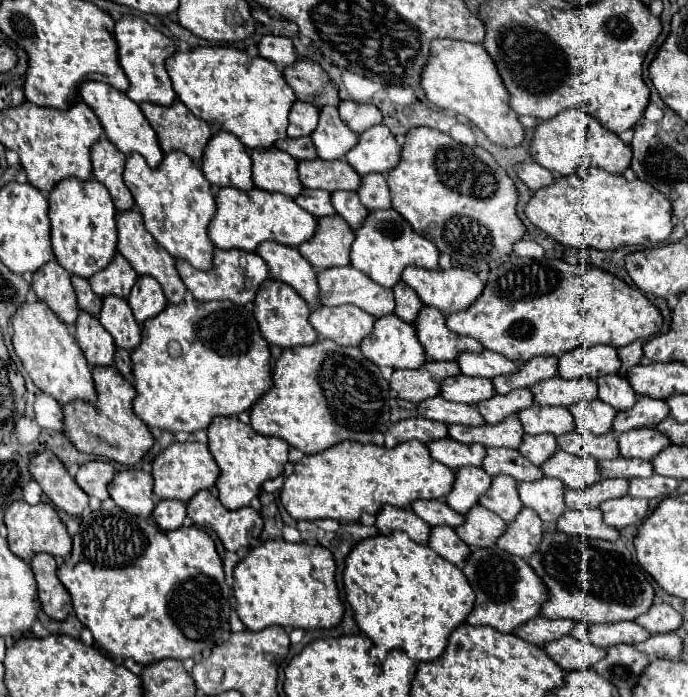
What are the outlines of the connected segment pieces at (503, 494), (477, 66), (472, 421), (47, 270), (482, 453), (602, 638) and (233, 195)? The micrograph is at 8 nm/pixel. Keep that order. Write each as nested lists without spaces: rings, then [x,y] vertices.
[[[511,476],[493,478],[491,492],[487,492],[487,496],[483,496],[481,506],[489,508],[497,516],[501,516],[507,524],[511,524],[523,508],[523,502],[519,500],[517,486],[519,486],[519,482]]]
[[[435,40],[431,44],[431,60],[421,76],[421,86],[427,98],[443,110],[453,110],[455,114],[467,116],[477,128],[481,128],[487,138],[499,146],[513,148],[525,138],[525,130],[517,114],[509,106],[509,92],[497,72],[495,62],[485,52],[483,44],[459,42],[459,40]]]
[[[441,396],[425,400],[417,408],[425,418],[445,422],[445,424],[467,424],[467,426],[483,426],[485,424],[485,420],[477,412],[477,408],[467,406],[467,404],[447,402]]]
[[[51,260],[47,266],[33,274],[31,288],[37,294],[37,300],[43,300],[59,316],[61,322],[65,322],[67,326],[75,324],[79,308],[75,290],[71,286],[71,276],[65,268]]]
[[[451,438],[431,442],[429,452],[435,460],[447,464],[453,470],[459,470],[463,466],[481,466],[487,456],[487,450],[481,444],[461,444]]]
[[[577,622],[573,636],[579,640],[587,640],[599,648],[609,648],[615,644],[639,644],[639,642],[645,642],[651,634],[643,630],[637,622],[631,622],[631,624]]]
[[[221,188],[215,200],[217,212],[209,224],[209,236],[213,244],[221,250],[239,248],[255,252],[255,248],[265,240],[297,248],[299,244],[311,240],[311,236],[315,236],[317,232],[317,220],[307,210],[297,206],[295,200],[283,194],[263,192],[259,188],[253,188],[251,192],[235,192],[233,188]]]

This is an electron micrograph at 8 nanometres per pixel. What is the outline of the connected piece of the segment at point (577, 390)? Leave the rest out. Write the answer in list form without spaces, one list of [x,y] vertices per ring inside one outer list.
[[[547,380],[543,384],[535,384],[531,388],[535,394],[535,402],[541,406],[563,406],[569,408],[571,404],[577,404],[581,400],[597,400],[597,384],[593,380]]]

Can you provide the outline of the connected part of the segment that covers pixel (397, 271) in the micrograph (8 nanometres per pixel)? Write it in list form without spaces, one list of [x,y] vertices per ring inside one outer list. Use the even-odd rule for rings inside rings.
[[[379,210],[369,212],[365,224],[355,230],[357,238],[351,246],[351,266],[365,272],[371,280],[385,288],[393,288],[397,282],[401,282],[401,274],[407,266],[417,266],[425,270],[441,270],[439,268],[439,250],[437,246],[423,238],[421,234],[413,232],[413,228],[407,224],[407,220],[391,210]]]

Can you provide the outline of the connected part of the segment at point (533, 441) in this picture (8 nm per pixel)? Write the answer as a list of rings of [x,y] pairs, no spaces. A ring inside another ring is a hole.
[[[525,434],[523,444],[519,448],[519,452],[529,462],[533,462],[537,466],[547,462],[557,450],[559,450],[559,444],[557,444],[555,436],[551,436],[551,434],[543,434],[543,436],[529,436],[529,434]]]

